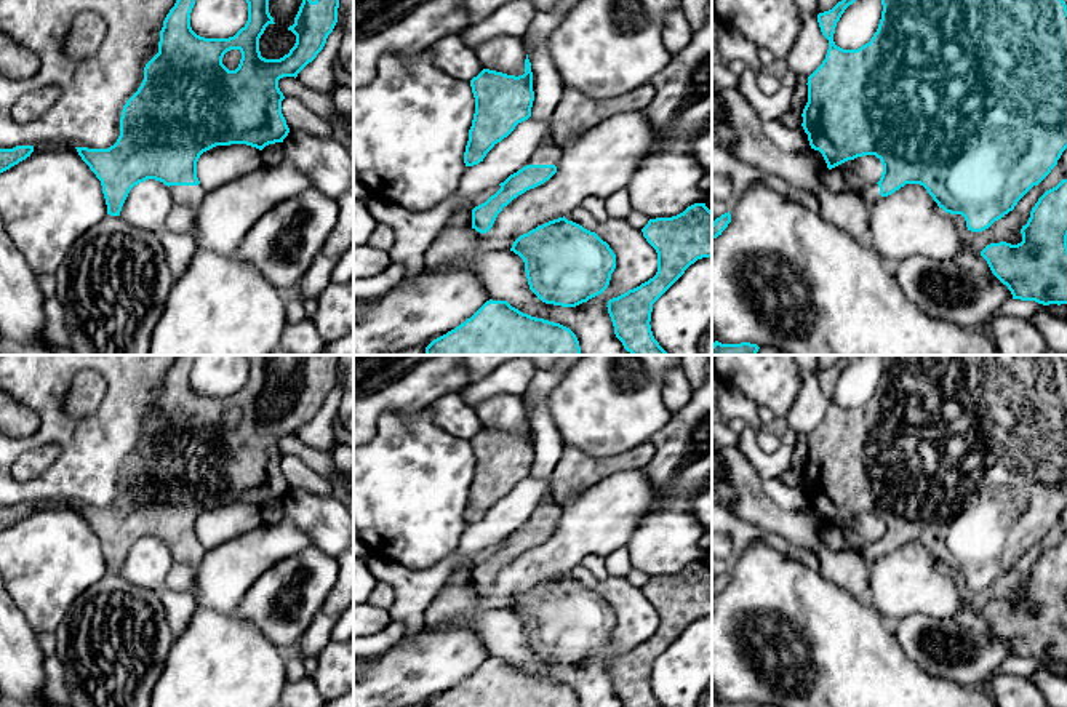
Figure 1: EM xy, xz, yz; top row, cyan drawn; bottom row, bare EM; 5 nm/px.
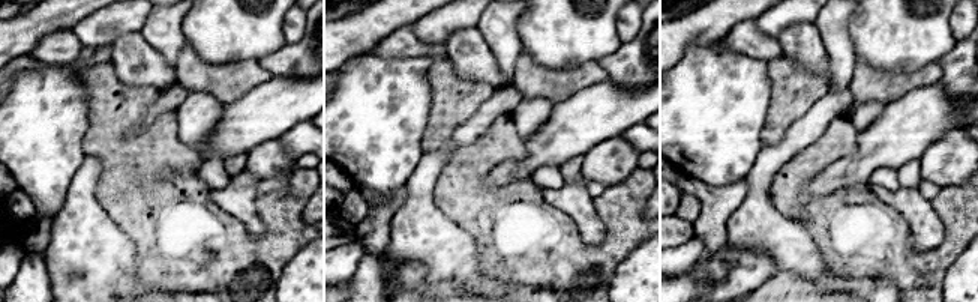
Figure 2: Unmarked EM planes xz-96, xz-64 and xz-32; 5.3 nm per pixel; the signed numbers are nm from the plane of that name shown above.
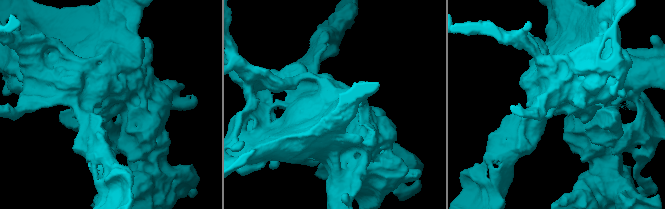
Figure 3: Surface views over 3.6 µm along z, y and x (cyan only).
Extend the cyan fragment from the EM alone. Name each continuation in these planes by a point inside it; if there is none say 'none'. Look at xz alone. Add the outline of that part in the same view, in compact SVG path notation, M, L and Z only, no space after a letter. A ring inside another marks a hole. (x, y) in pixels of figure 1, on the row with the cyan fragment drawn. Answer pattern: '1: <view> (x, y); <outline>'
1: xz (543, 155); M539 144L539 147L534 150L533 157L528 160L526 165L555 165L558 166L561 157L563 157L561 147L545 147Z

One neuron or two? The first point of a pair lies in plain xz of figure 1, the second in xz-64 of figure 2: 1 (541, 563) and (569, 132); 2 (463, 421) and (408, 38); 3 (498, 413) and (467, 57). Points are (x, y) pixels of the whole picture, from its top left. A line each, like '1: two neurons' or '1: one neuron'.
1: one neuron
2: one neuron
3: one neuron

